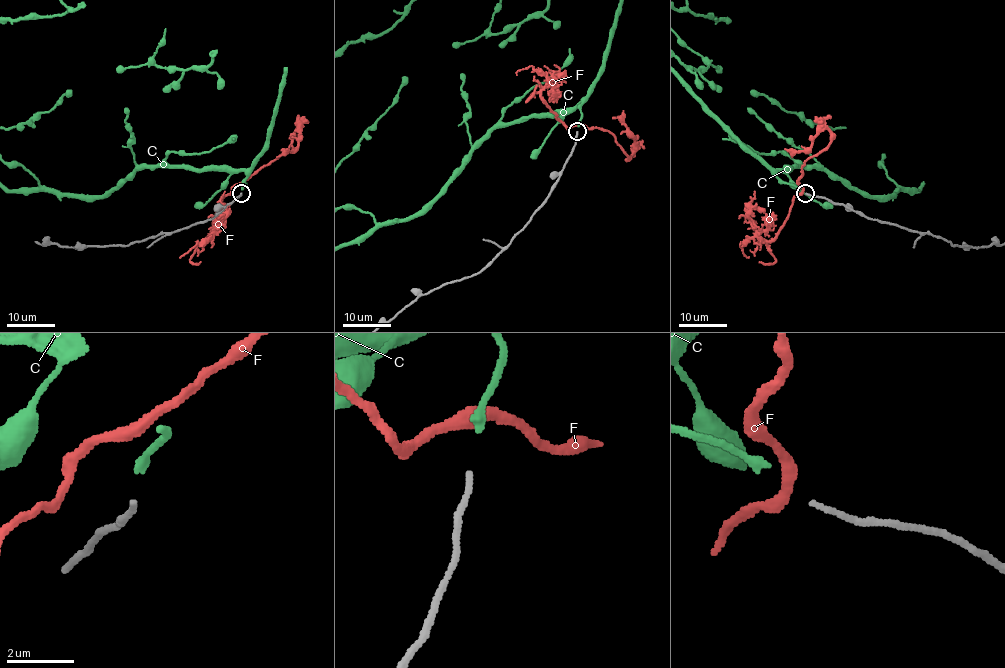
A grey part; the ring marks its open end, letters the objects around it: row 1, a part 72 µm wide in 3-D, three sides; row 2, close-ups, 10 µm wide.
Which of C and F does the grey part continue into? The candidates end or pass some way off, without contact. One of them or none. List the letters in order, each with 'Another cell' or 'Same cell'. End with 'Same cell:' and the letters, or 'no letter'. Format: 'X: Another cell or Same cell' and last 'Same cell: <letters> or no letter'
C: Same cell
F: Another cell
Same cell: C

